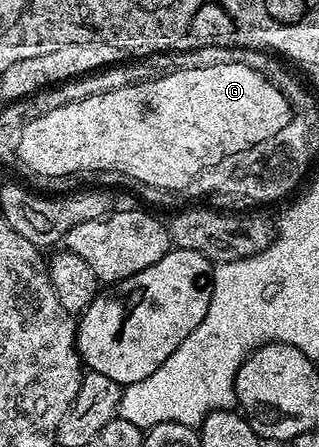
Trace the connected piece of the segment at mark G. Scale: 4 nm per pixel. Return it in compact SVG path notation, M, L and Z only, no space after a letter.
M216 62L213 66L192 66L189 70L173 70L172 68L148 82L138 82L133 86L120 88L118 91L89 96L81 102L65 104L36 120L31 120L26 124L26 128L22 129L17 156L20 166L29 166L34 173L41 174L44 178L64 178L67 174L77 176L84 170L118 169L122 173L134 176L144 188L153 186L156 190L171 192L176 186L184 186L184 182L188 182L188 178L192 178L192 174L201 170L203 165L225 159L226 156L233 155L235 151L241 150L246 145L268 137L268 134L272 134L272 130L284 126L284 118L288 118L288 106L284 106L284 98L280 98L280 94L276 94L276 90L272 90L272 86L268 86L264 78L260 78L260 68L255 65L247 66L244 62Z

